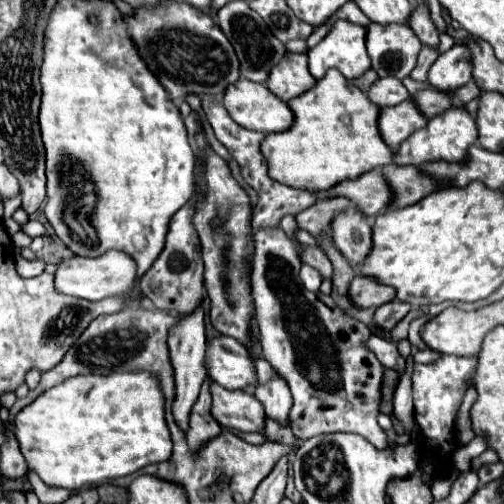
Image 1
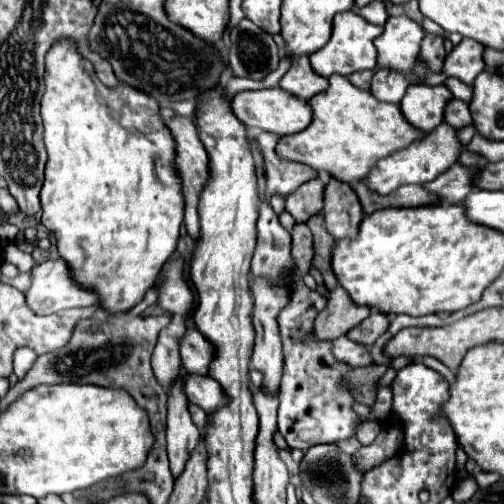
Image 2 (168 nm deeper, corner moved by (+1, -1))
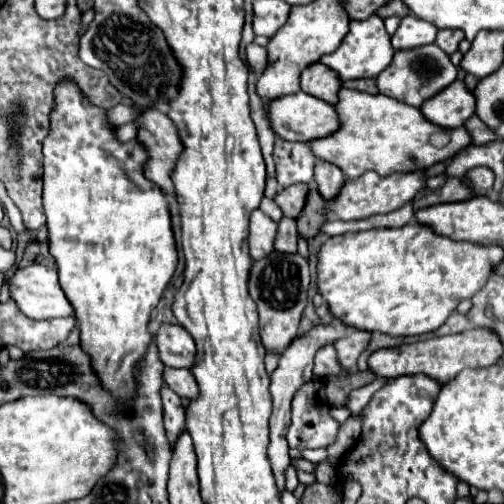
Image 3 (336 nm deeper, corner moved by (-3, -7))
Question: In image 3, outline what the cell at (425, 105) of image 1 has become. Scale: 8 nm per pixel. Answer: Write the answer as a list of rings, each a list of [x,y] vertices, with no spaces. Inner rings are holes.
[[[475,114],[465,122],[465,128],[471,132],[473,144],[487,144],[487,142],[493,142],[493,140],[501,140],[501,138],[497,138],[497,136],[493,134],[493,130],[491,130],[487,124],[481,122]]]

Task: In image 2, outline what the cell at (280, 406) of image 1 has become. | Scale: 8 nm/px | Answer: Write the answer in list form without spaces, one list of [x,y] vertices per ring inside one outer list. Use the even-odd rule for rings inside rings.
[[[253,278],[251,292],[253,292],[253,298],[255,298],[255,306],[253,306],[255,348],[253,348],[251,366],[255,370],[263,372],[263,386],[261,386],[261,390],[265,394],[277,394],[279,392],[279,384],[281,384],[281,372],[283,372],[283,354],[281,354],[281,338],[279,338],[279,330],[277,330],[277,314],[287,304],[289,290],[287,290],[285,284],[273,286],[273,284],[265,282],[265,278]]]

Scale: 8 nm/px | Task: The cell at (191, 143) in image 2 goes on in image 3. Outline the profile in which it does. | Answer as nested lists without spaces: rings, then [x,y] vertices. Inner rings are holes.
[[[141,108],[141,114],[133,120],[137,126],[137,142],[147,150],[149,160],[145,162],[145,178],[153,180],[163,192],[175,194],[171,182],[171,170],[183,150],[177,128],[167,114],[157,108]]]

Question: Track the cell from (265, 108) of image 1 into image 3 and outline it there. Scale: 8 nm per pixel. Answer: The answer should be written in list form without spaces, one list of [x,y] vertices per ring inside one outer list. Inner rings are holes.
[[[297,92],[293,96],[283,96],[277,98],[269,104],[269,120],[271,120],[271,128],[285,140],[291,142],[311,142],[317,138],[325,138],[333,132],[337,132],[341,128],[341,120],[337,116],[335,106],[309,96],[305,92]]]

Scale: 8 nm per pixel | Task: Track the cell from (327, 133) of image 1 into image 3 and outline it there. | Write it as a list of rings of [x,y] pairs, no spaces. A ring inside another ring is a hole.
[[[341,88],[335,108],[341,118],[341,128],[329,138],[311,142],[311,150],[319,160],[339,166],[347,178],[357,178],[367,170],[373,170],[379,176],[411,172],[417,166],[421,166],[421,170],[427,170],[437,162],[453,160],[459,152],[473,144],[467,128],[441,128],[429,122],[419,108],[391,100],[383,94],[373,96]]]

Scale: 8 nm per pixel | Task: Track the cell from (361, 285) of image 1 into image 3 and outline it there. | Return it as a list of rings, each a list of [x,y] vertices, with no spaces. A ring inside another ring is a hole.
[[[331,320],[331,324],[319,324],[315,326],[311,332],[307,332],[305,336],[301,338],[295,338],[289,348],[285,348],[281,360],[279,360],[279,366],[277,370],[271,374],[271,396],[273,396],[273,414],[271,414],[271,424],[269,424],[269,430],[271,430],[271,442],[269,442],[269,462],[271,462],[271,468],[273,468],[273,474],[275,474],[275,480],[277,480],[277,488],[279,492],[285,490],[285,468],[291,464],[291,458],[289,458],[289,446],[287,446],[287,440],[285,440],[285,434],[287,434],[287,428],[289,428],[289,420],[291,420],[291,400],[293,396],[297,394],[297,390],[301,388],[301,384],[307,384],[313,376],[313,358],[315,358],[315,352],[323,346],[323,344],[333,344],[335,340],[343,338],[347,334],[347,326],[343,322],[337,322],[337,320]]]

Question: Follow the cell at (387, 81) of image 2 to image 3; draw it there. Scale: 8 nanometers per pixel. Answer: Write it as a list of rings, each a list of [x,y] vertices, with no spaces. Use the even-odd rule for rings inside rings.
[[[425,44],[421,48],[411,48],[409,52],[395,52],[393,62],[377,76],[377,88],[381,94],[401,100],[409,106],[421,106],[431,96],[439,94],[457,78],[457,68],[451,64],[449,54],[445,54],[437,44]]]

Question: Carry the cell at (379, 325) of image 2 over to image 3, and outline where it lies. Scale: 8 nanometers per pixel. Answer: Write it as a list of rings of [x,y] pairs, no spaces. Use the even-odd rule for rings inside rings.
[[[349,330],[347,336],[335,342],[335,350],[339,356],[339,364],[343,370],[355,370],[355,362],[359,354],[365,350],[371,334],[369,332],[359,332],[359,330]]]

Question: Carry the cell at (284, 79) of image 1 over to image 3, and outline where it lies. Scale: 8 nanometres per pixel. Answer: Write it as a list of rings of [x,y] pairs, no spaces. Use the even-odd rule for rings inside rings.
[[[321,62],[307,66],[301,74],[301,90],[315,98],[321,98],[329,104],[337,104],[339,88],[341,88],[341,80],[339,80],[337,72],[333,72],[331,68],[327,68]]]

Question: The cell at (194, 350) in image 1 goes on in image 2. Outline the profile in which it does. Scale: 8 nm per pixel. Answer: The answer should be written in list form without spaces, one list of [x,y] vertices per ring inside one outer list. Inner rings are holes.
[[[183,374],[181,378],[177,378],[177,382],[173,382],[173,390],[167,390],[169,396],[169,414],[167,414],[167,454],[169,454],[169,462],[171,462],[171,472],[175,476],[179,476],[185,468],[185,462],[191,454],[191,450],[197,446],[199,442],[199,428],[193,424],[191,420],[191,412],[189,412],[189,398],[185,398],[185,386],[181,386]]]

